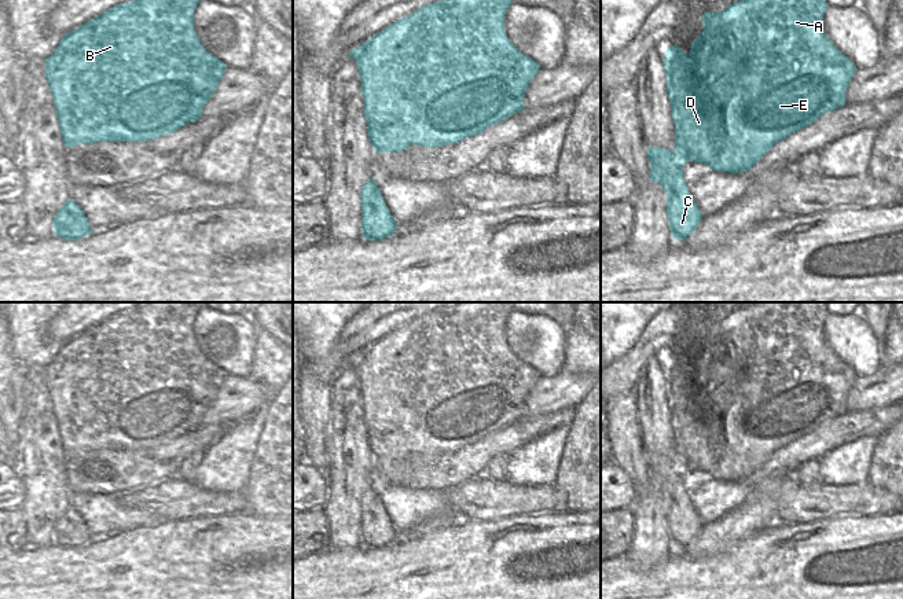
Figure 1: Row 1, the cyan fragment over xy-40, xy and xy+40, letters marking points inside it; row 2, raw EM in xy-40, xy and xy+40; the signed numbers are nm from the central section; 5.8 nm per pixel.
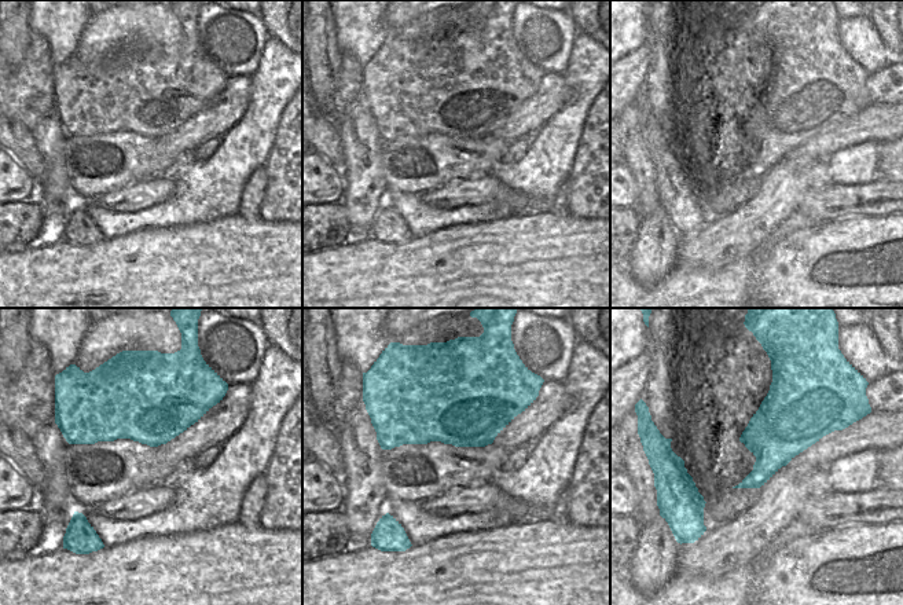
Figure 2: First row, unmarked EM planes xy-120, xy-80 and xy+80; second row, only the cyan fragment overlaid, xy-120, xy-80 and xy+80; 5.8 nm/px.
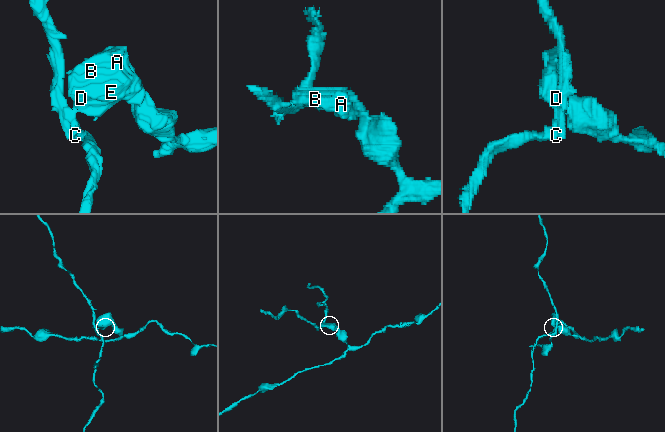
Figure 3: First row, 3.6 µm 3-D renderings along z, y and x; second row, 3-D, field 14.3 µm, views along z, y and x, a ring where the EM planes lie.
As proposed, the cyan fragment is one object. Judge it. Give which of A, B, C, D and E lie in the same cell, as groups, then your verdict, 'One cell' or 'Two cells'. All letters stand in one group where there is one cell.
Groups: A B D E / C. Two cells.

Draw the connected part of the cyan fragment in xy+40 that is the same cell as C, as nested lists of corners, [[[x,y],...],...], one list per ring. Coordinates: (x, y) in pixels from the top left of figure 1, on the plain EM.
[[[679,452],[672,459],[665,455],[647,455],[647,468],[650,486],[660,490],[667,500],[667,525],[672,544],[675,548],[684,548],[702,528],[683,486],[683,473],[689,463]]]

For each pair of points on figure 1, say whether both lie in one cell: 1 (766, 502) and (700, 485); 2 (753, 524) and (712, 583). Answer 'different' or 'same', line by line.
1: different
2: different

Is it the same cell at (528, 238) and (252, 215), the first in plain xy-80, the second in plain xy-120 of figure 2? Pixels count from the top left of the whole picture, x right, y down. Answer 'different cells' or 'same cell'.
different cells

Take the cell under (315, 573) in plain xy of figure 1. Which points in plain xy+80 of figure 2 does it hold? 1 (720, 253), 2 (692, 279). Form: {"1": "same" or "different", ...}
{"1": "different", "2": "same"}

